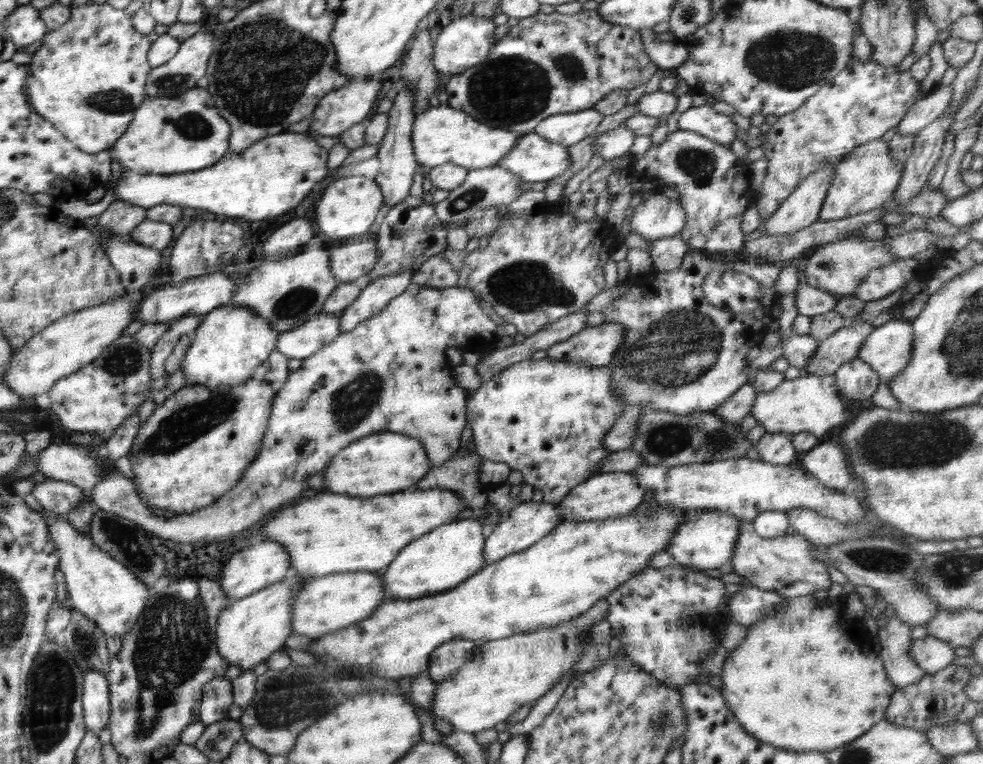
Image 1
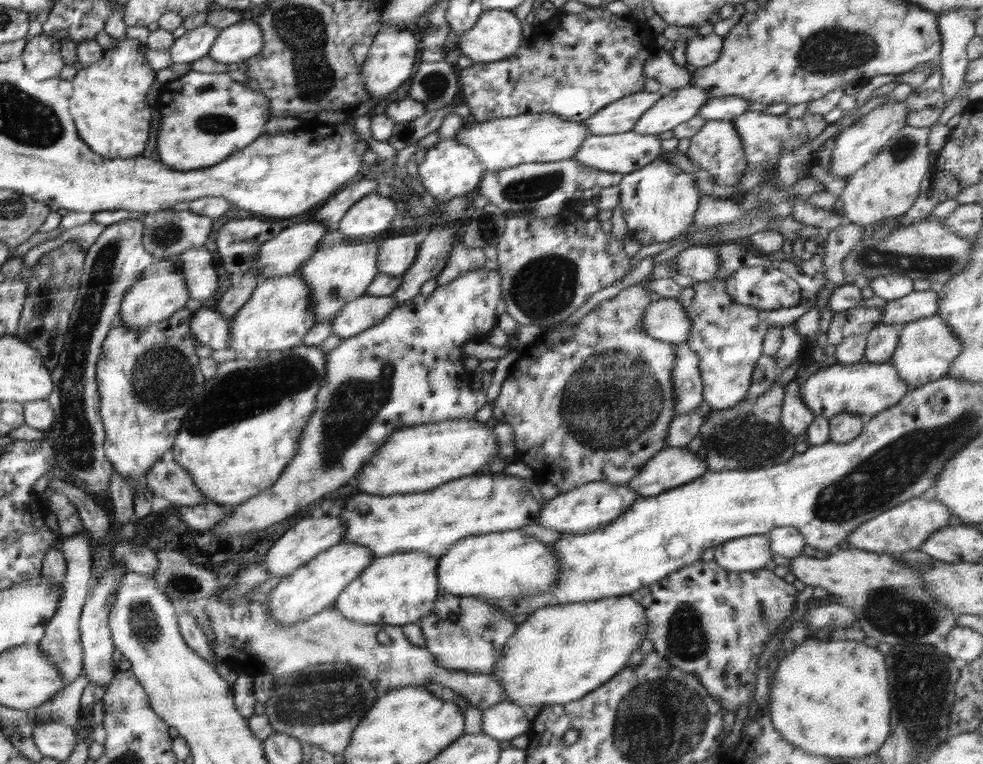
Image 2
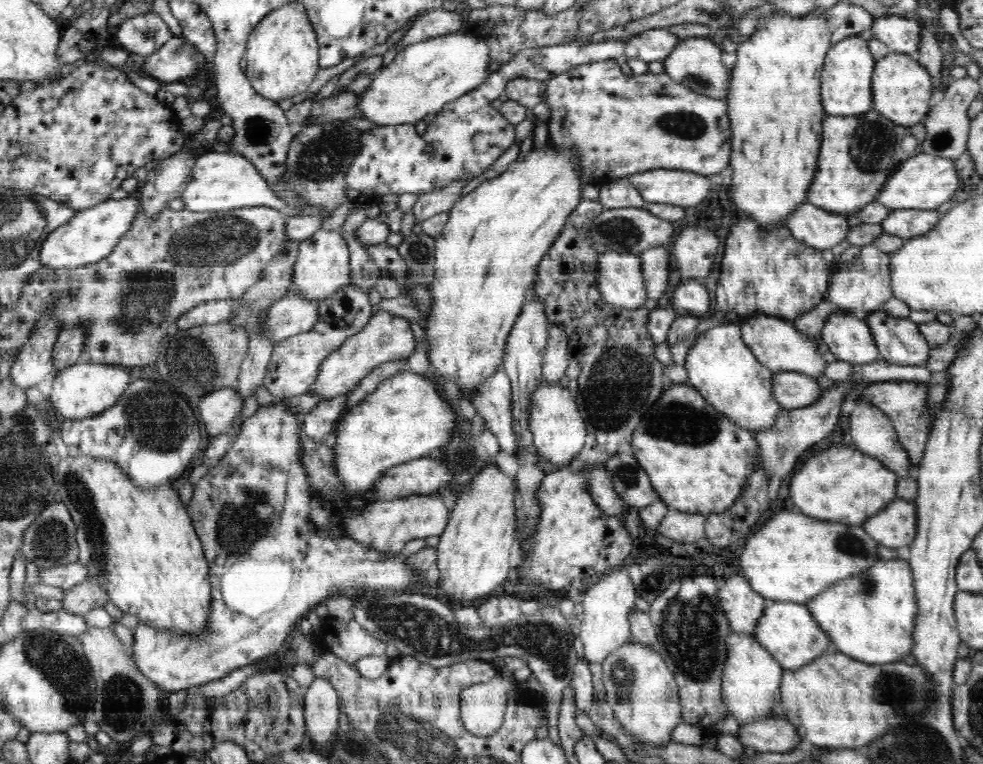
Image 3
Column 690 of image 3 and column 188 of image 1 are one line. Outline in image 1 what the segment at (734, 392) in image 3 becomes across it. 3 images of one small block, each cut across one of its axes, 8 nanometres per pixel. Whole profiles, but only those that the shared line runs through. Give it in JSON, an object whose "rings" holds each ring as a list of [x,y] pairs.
{"rings":[[[228,304],[215,308],[196,327],[191,344],[184,354],[180,370],[184,372],[185,384],[216,388],[221,384],[236,386],[246,382],[254,374],[256,366],[262,364],[275,350],[279,334],[265,318],[247,306]]]}

